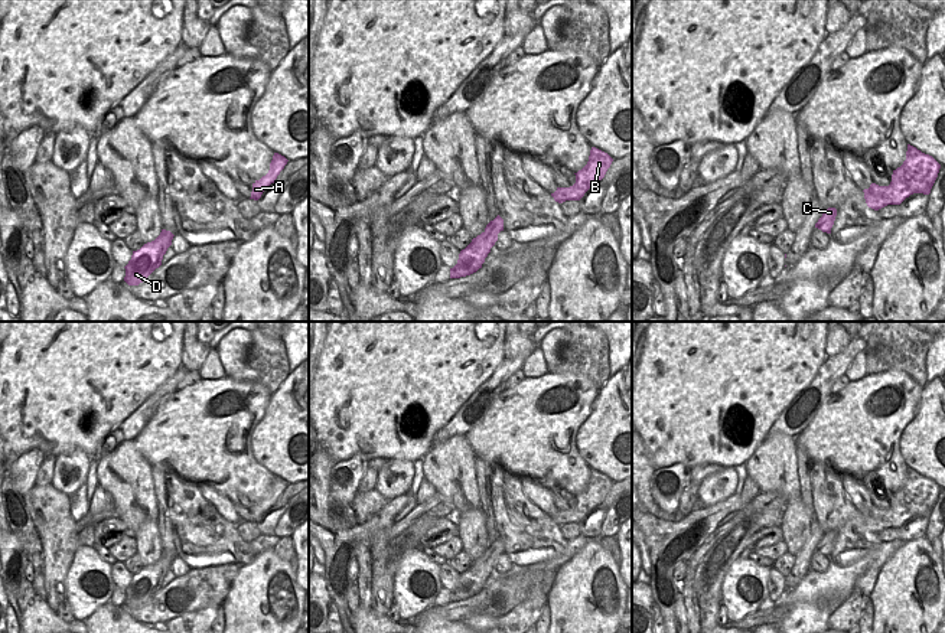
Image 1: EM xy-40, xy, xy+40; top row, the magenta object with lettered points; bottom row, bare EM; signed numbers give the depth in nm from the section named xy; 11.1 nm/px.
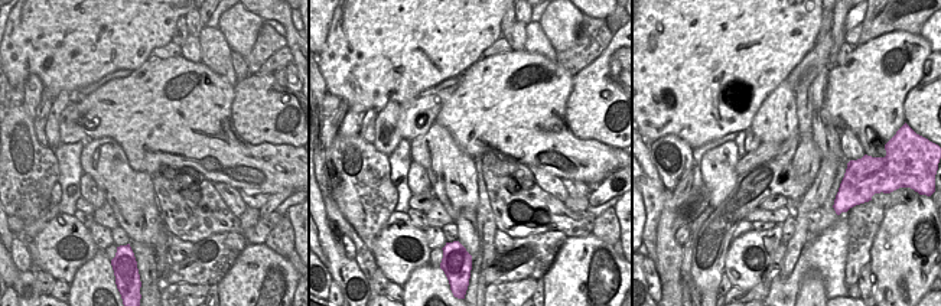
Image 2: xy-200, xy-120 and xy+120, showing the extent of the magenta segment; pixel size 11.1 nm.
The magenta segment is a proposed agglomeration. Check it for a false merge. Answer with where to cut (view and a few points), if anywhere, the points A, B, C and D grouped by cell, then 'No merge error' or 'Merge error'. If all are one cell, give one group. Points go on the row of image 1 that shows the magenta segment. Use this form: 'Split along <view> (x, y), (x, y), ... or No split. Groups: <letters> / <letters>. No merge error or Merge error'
No split. Groups: A B C D. No merge error

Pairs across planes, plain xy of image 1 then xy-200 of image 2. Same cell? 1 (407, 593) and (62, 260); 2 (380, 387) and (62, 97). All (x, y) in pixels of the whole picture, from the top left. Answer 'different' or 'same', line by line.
1: same
2: different

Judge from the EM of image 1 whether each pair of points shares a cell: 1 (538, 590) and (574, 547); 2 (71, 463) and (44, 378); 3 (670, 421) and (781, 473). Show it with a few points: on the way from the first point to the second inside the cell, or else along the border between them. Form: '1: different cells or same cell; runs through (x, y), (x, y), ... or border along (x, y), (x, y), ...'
1: same cell; runs through (548, 578), (550, 570), (563, 558)
2: different cells; border along (56, 454), (68, 454), (81, 449), (90, 456)
3: different cells; border along (768, 433), (765, 440), (745, 462)

